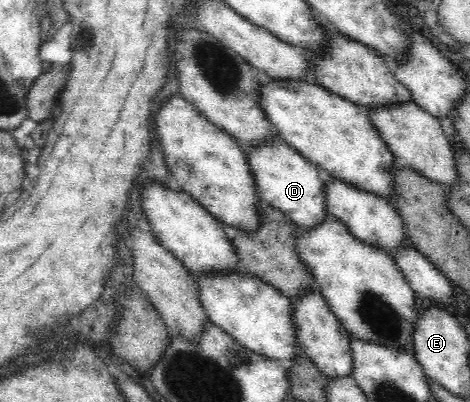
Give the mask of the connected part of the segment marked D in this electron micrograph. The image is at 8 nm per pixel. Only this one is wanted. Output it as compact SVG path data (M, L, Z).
M281 139L276 143L264 142L256 149L249 149L246 154L257 195L262 202L279 209L301 229L314 229L330 216L325 201L325 177L316 164L306 161Z

